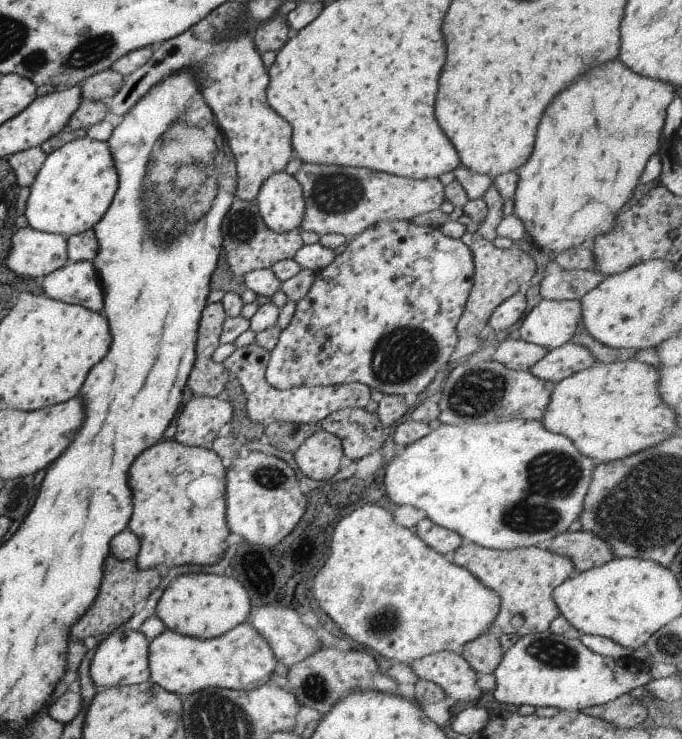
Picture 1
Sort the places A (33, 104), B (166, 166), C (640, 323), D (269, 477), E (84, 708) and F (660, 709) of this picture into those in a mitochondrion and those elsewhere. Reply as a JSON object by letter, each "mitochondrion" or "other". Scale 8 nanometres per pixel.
{"A":"other","B":"mitochondrion","C":"other","D":"mitochondrion","E":"other","F":"other"}

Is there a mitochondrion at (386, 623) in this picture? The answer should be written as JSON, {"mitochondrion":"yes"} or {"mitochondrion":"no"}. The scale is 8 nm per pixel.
{"mitochondrion":"yes"}

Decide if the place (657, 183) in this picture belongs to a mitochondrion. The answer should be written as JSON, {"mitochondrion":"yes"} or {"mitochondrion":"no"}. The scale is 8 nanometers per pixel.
{"mitochondrion":"no"}

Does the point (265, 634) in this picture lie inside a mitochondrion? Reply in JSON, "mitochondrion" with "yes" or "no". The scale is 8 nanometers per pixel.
{"mitochondrion":"no"}

